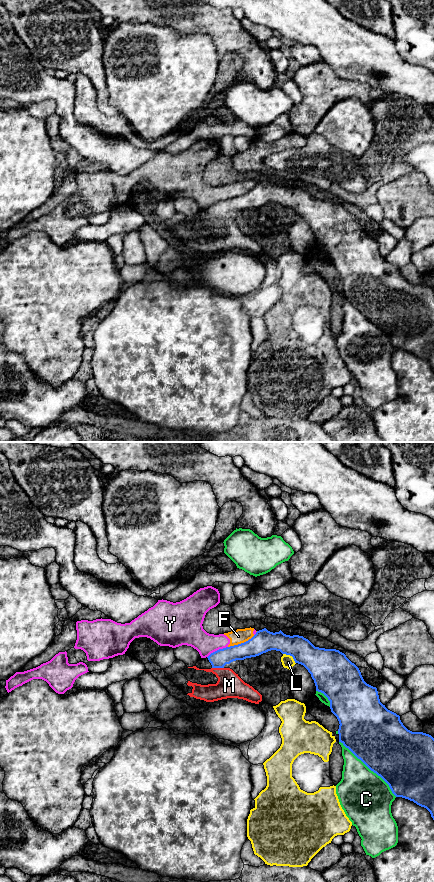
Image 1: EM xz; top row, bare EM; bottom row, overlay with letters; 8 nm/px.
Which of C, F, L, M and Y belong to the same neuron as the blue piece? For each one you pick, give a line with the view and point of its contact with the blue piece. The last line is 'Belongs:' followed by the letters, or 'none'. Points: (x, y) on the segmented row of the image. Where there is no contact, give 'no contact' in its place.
M: meets blue in xz at (218, 667)
Belongs: M

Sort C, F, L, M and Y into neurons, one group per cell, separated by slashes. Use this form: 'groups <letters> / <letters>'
groups C / F Y / L / M

